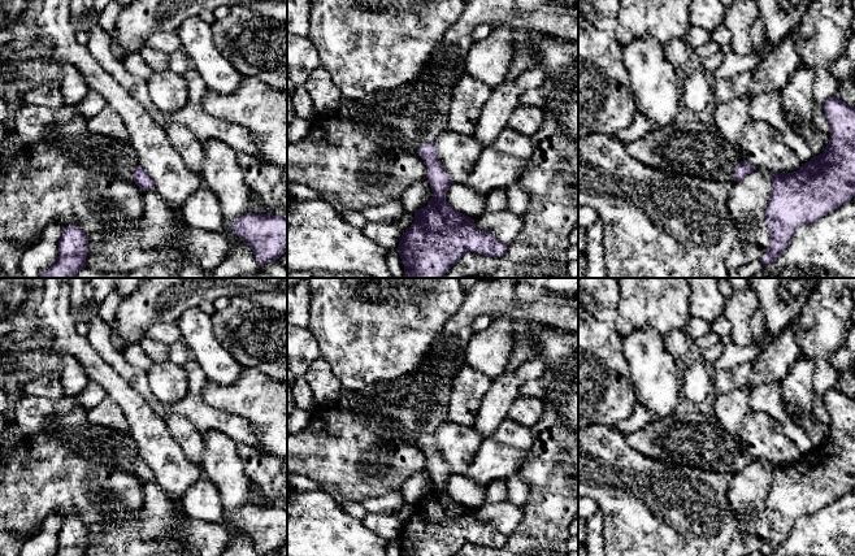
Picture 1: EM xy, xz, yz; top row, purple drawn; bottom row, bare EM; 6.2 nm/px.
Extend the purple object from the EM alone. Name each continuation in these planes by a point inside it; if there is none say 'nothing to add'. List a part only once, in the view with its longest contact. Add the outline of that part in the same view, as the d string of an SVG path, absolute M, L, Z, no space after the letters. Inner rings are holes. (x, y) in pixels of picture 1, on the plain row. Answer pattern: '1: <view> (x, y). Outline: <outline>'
nothing to add

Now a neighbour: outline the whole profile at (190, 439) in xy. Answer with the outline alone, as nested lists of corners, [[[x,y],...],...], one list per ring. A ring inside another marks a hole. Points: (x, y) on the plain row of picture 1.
[[[168,414],[164,417],[164,422],[173,439],[181,446],[185,456],[194,465],[200,466],[204,452],[201,433],[181,414]]]

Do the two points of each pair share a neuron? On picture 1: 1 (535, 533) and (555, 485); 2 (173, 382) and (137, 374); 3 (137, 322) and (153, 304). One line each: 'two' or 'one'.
1: one
2: two
3: one

